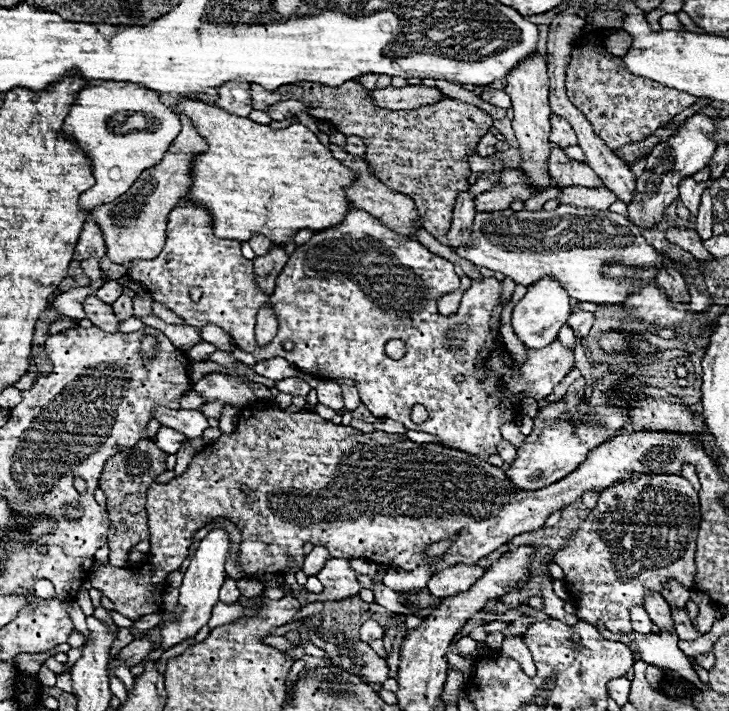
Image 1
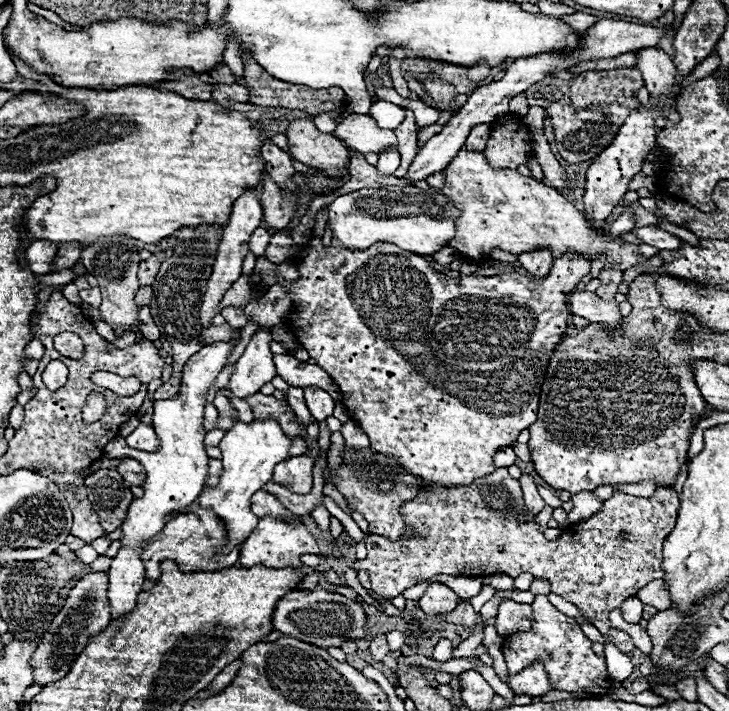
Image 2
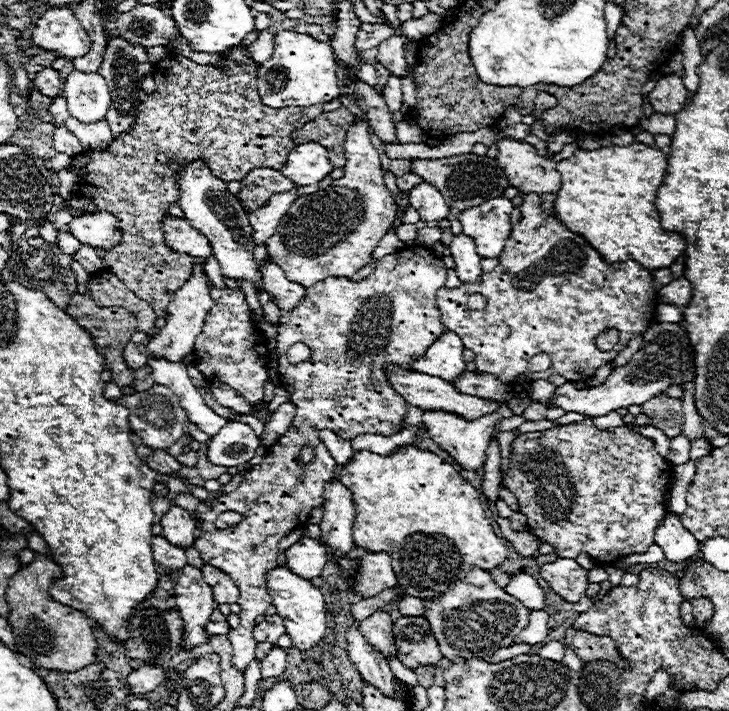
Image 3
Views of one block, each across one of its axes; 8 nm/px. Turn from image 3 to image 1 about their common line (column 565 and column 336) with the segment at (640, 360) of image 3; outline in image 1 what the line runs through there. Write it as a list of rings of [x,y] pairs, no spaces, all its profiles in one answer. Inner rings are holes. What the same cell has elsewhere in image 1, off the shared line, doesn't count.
[[[320,380],[318,382],[318,402],[332,408],[332,410],[342,410],[342,392],[340,386],[332,380]]]

